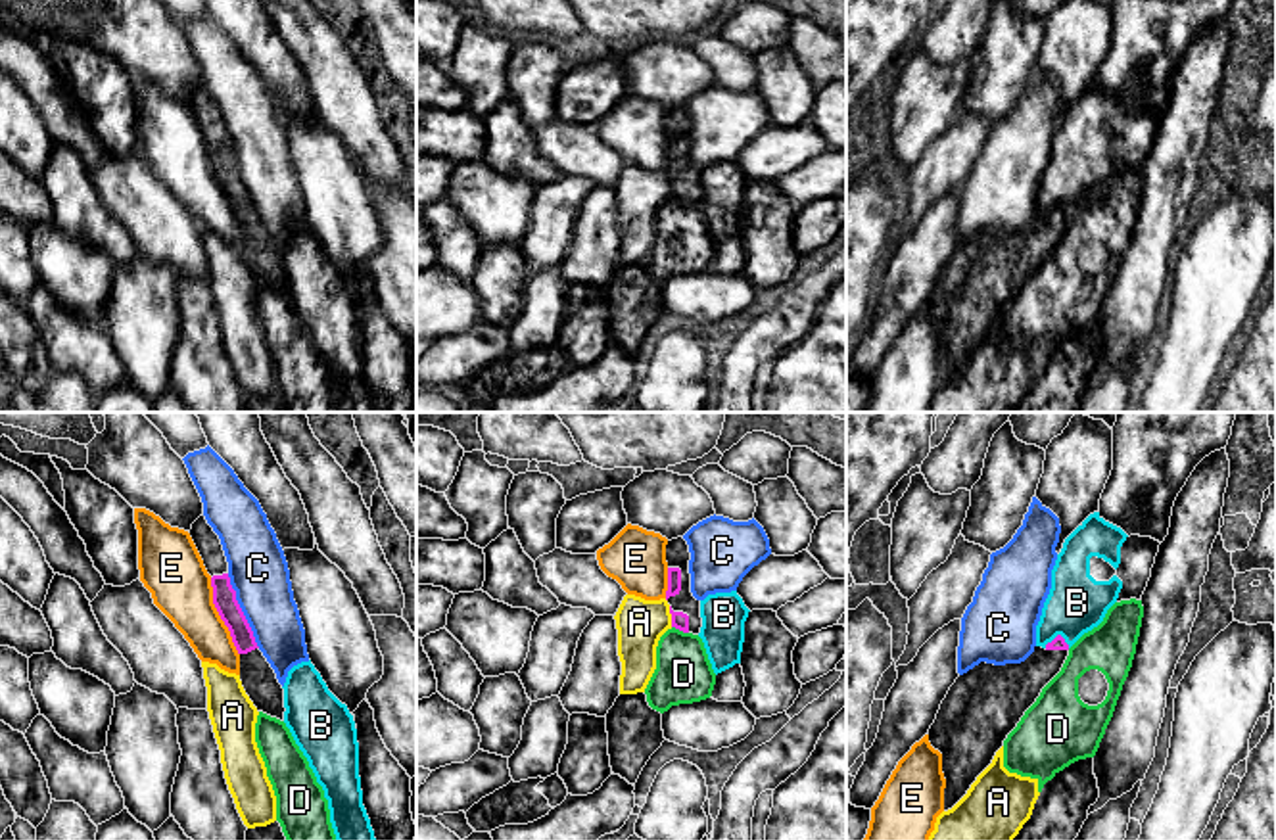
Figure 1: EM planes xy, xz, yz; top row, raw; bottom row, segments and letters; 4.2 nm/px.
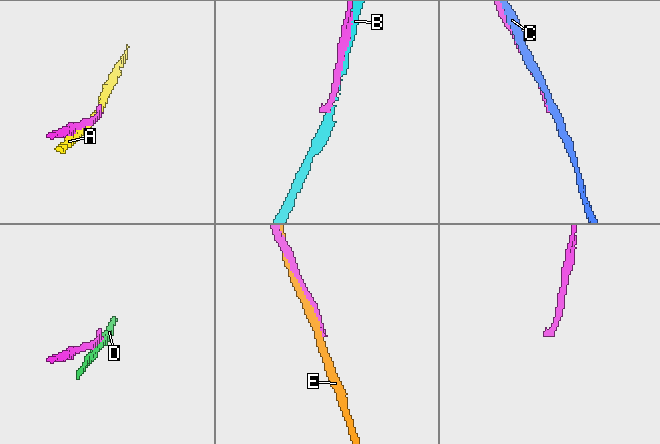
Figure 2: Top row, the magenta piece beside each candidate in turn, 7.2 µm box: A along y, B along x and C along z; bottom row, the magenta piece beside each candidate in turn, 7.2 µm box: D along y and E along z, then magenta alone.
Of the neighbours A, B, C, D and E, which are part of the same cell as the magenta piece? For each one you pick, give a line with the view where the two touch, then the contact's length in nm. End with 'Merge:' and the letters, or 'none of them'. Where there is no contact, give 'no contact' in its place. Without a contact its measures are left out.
Merge: none of them

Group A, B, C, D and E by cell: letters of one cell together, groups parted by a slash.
A / B / C / D / E

